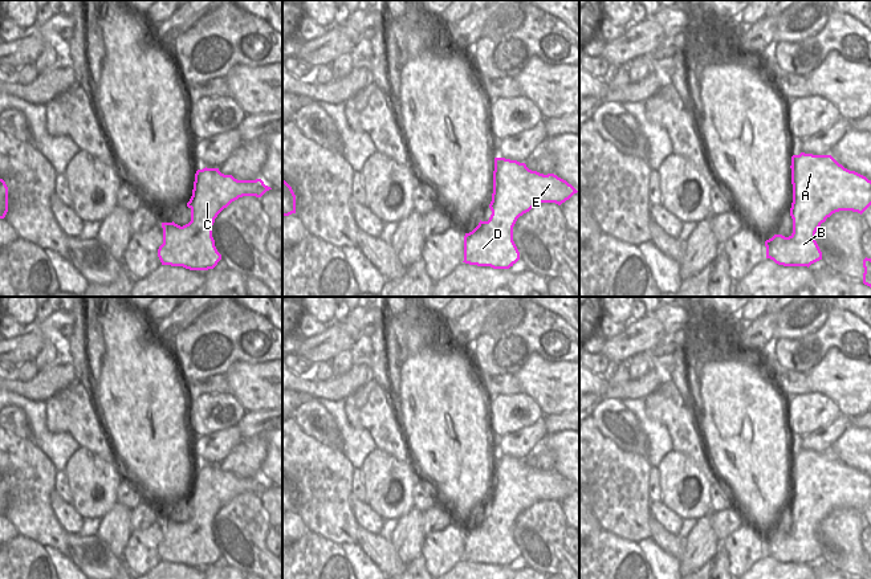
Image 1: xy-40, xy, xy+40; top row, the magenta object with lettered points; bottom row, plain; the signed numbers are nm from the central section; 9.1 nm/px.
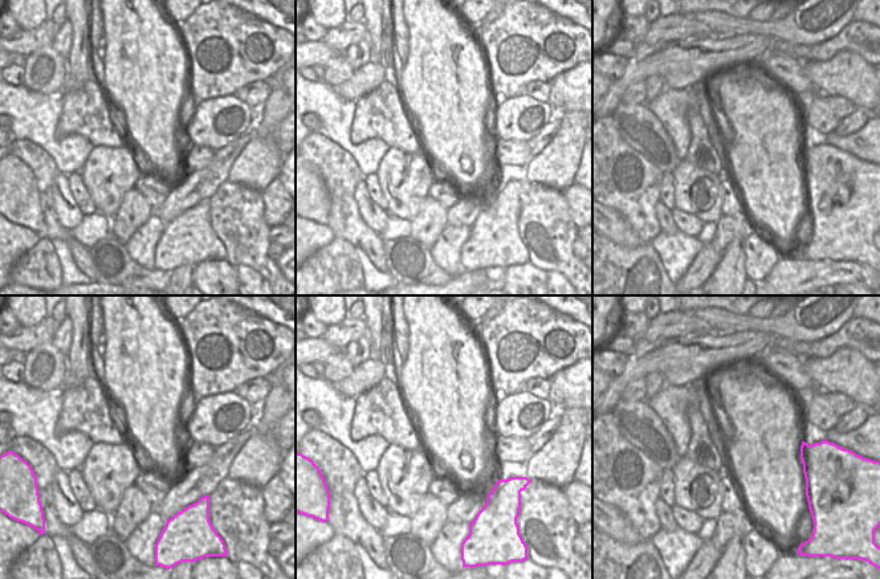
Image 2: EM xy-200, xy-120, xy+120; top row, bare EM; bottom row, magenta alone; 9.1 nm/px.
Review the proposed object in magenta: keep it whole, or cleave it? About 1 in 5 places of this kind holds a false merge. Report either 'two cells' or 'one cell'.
one cell

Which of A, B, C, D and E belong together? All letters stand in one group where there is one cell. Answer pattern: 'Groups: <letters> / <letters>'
Groups: A B C D E.

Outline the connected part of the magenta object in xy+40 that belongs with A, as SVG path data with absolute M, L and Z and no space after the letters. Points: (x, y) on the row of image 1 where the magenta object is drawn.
M831 155L791 156L793 233L765 241L766 258L784 266L810 266L822 260L815 232L839 211L863 213L871 205L871 180L839 164Z

